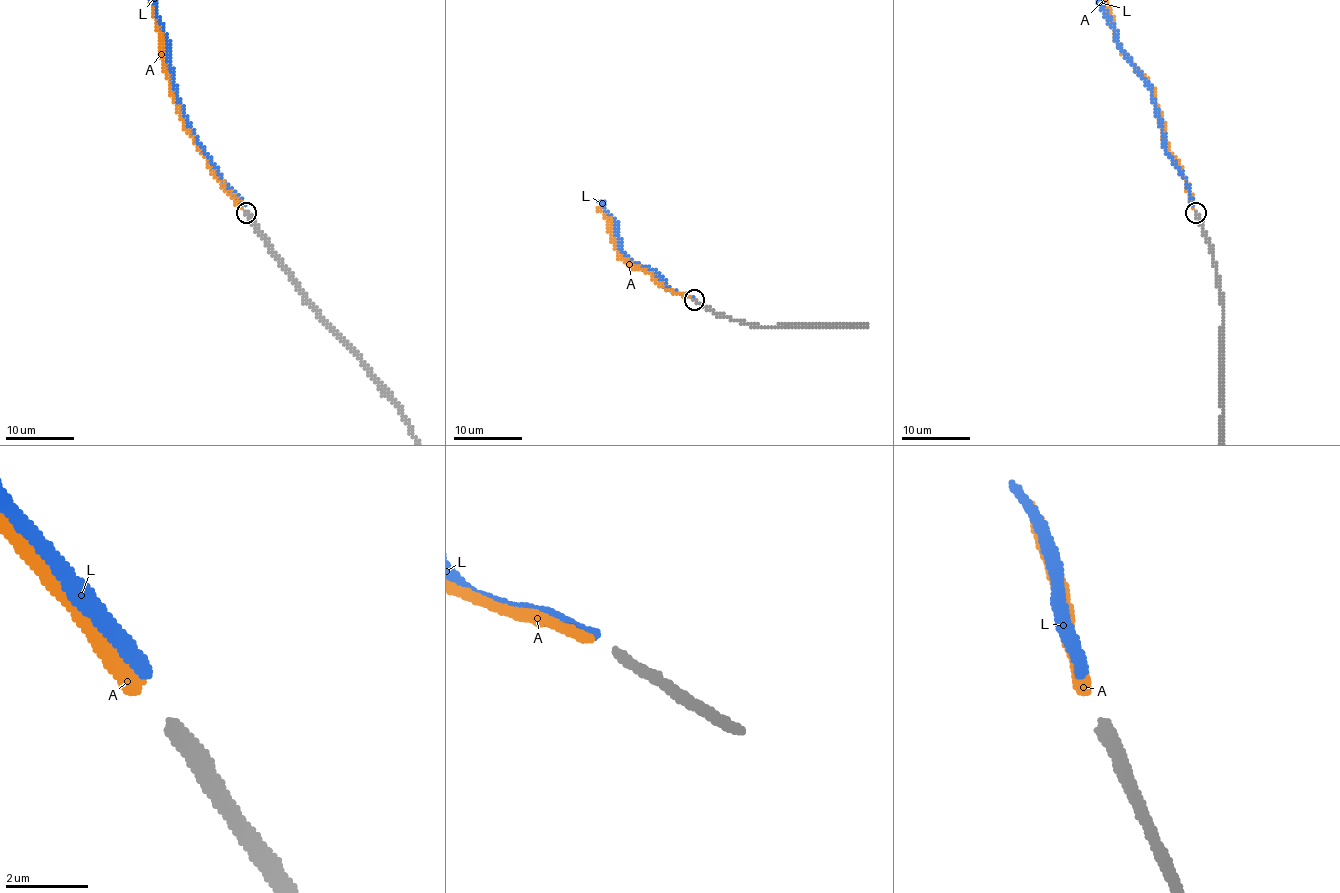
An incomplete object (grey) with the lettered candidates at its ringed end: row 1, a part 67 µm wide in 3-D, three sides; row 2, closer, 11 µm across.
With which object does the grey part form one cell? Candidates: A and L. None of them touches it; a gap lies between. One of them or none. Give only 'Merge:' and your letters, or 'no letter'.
Merge: A

